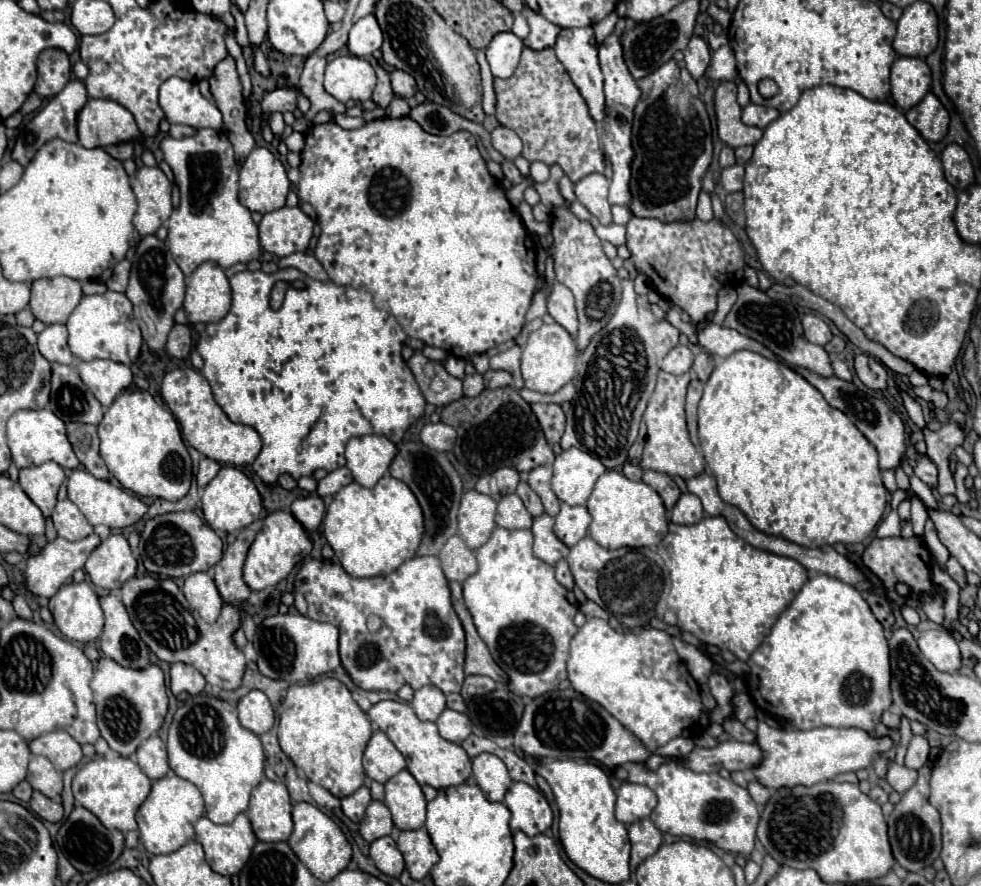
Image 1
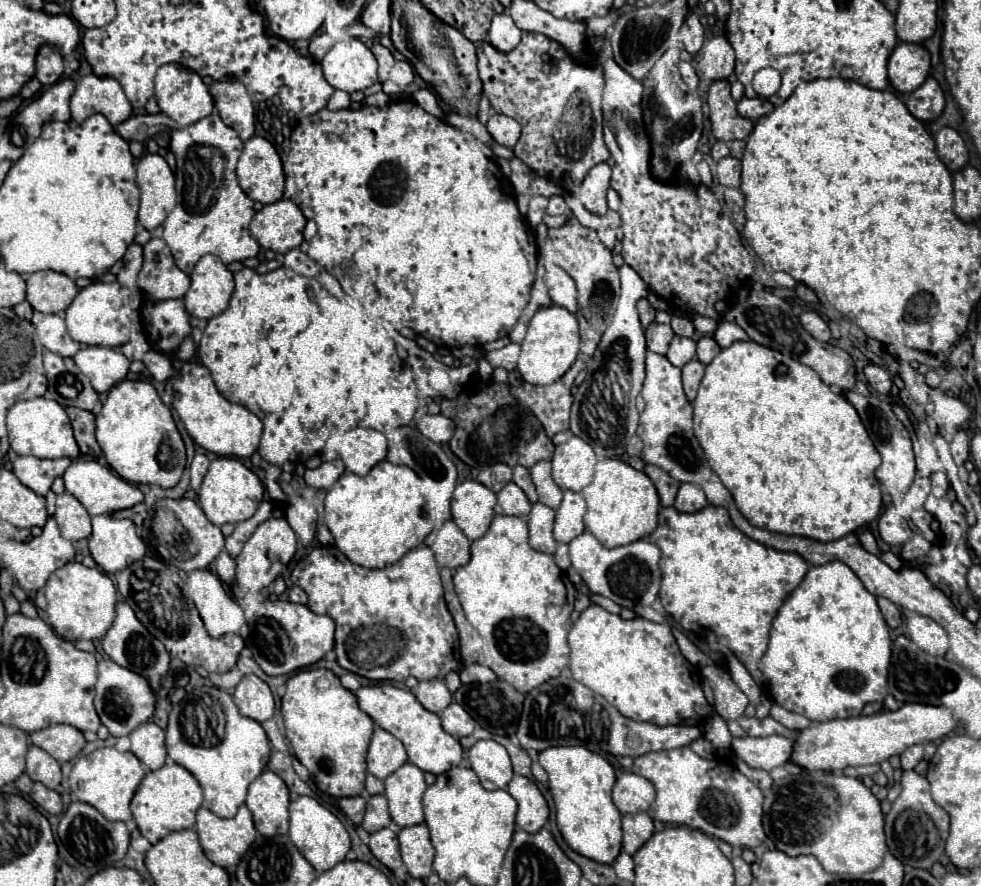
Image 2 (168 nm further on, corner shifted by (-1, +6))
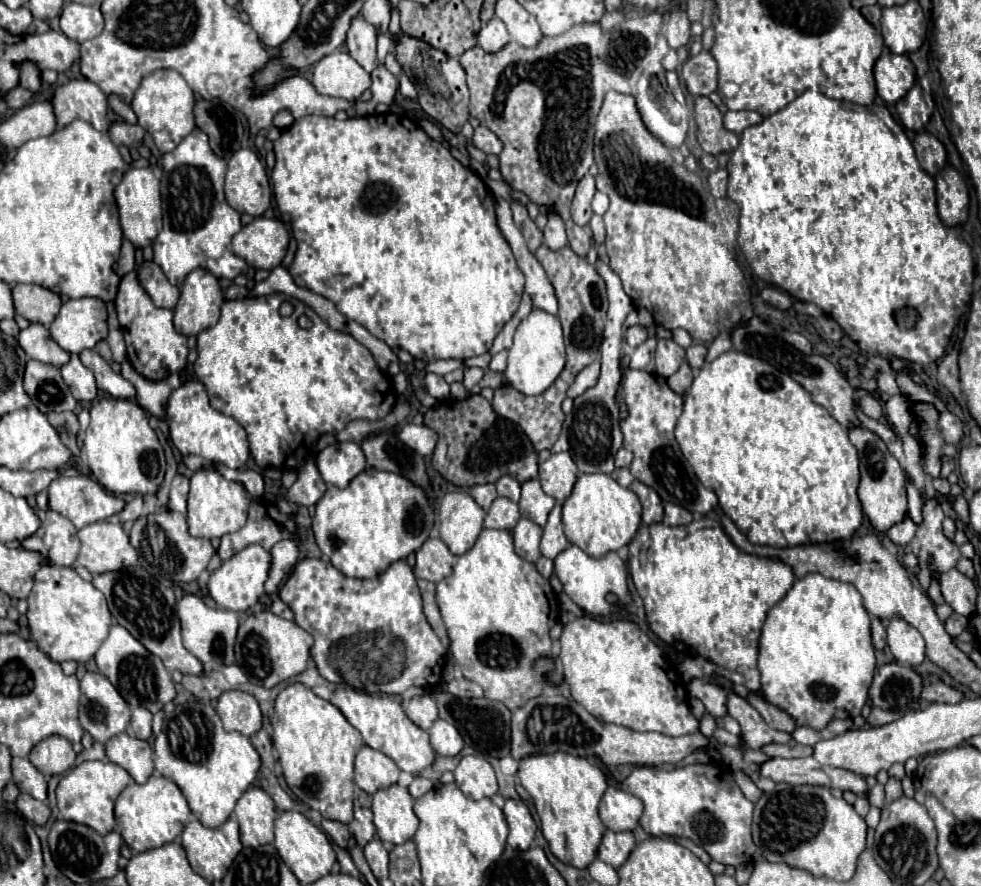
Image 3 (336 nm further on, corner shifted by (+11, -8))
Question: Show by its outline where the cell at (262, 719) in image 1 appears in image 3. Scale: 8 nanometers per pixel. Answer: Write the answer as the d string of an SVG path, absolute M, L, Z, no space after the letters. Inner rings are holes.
M228 690L220 696L216 712L224 728L236 730L244 736L252 736L262 728L262 712L258 700L242 690Z

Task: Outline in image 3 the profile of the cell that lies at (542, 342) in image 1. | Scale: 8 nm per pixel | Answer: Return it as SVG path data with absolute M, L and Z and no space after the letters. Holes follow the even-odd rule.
M532 310L530 316L526 316L520 322L514 334L514 344L508 356L508 368L504 372L508 384L526 396L538 396L554 384L554 380L564 370L564 364L566 364L566 346L560 320L556 316L550 316L548 312Z

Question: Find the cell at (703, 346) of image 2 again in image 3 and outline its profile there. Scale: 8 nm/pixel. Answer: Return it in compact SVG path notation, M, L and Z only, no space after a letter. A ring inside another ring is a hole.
M692 344L690 348L686 348L686 362L692 366L692 370L702 368L706 358L706 346L704 344Z

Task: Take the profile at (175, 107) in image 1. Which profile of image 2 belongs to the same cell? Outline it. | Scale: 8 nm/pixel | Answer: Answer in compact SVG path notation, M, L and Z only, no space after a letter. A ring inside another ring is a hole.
M164 64L156 74L156 100L164 114L168 114L178 126L194 124L214 112L214 100L200 80L200 76L180 64Z

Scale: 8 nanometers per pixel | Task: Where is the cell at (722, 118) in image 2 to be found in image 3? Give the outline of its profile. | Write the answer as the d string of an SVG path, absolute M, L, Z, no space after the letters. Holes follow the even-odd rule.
M700 96L696 98L696 124L698 124L698 142L704 152L718 154L718 152L732 152L738 146L738 136L722 126L722 114L712 104L710 98Z

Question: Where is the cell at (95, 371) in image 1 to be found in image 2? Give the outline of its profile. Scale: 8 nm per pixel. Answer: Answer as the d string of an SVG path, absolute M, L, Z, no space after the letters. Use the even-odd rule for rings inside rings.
M82 346L78 354L74 354L76 366L90 378L90 384L98 394L108 392L114 384L126 378L130 360L114 348L106 346Z

